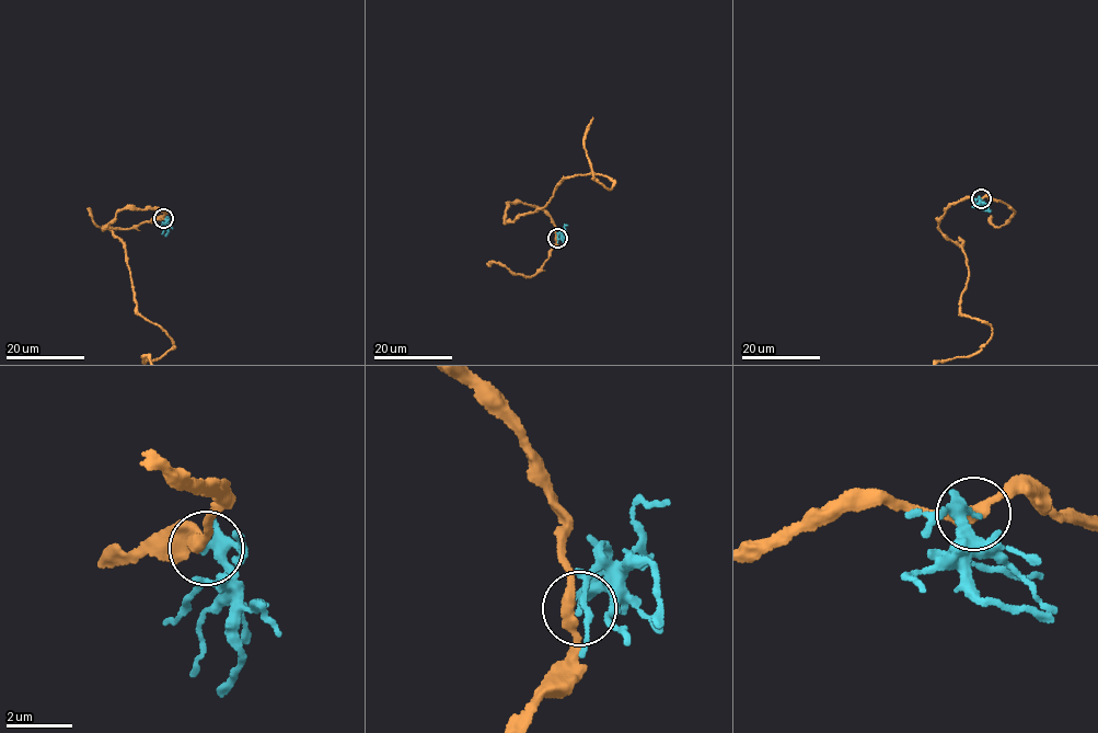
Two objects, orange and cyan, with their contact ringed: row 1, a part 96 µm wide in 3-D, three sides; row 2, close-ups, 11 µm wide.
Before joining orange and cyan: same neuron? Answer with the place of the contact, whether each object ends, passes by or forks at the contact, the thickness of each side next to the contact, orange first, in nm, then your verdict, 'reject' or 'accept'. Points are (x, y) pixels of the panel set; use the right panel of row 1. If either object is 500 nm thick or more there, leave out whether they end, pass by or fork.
place (981, 198); orange passes by; cyan passes by; calibres 320 and 280 nm; reject

